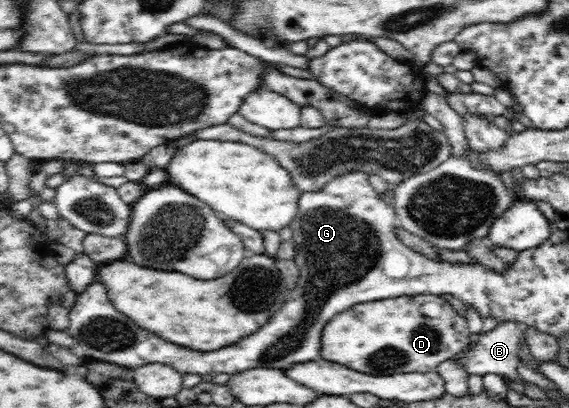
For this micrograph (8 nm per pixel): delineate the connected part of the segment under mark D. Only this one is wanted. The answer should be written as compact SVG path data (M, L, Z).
M421 294L387 298L352 306L330 319L321 335L319 358L371 376L436 372L439 364L453 359L468 346L471 334L467 319L459 315L443 297Z

